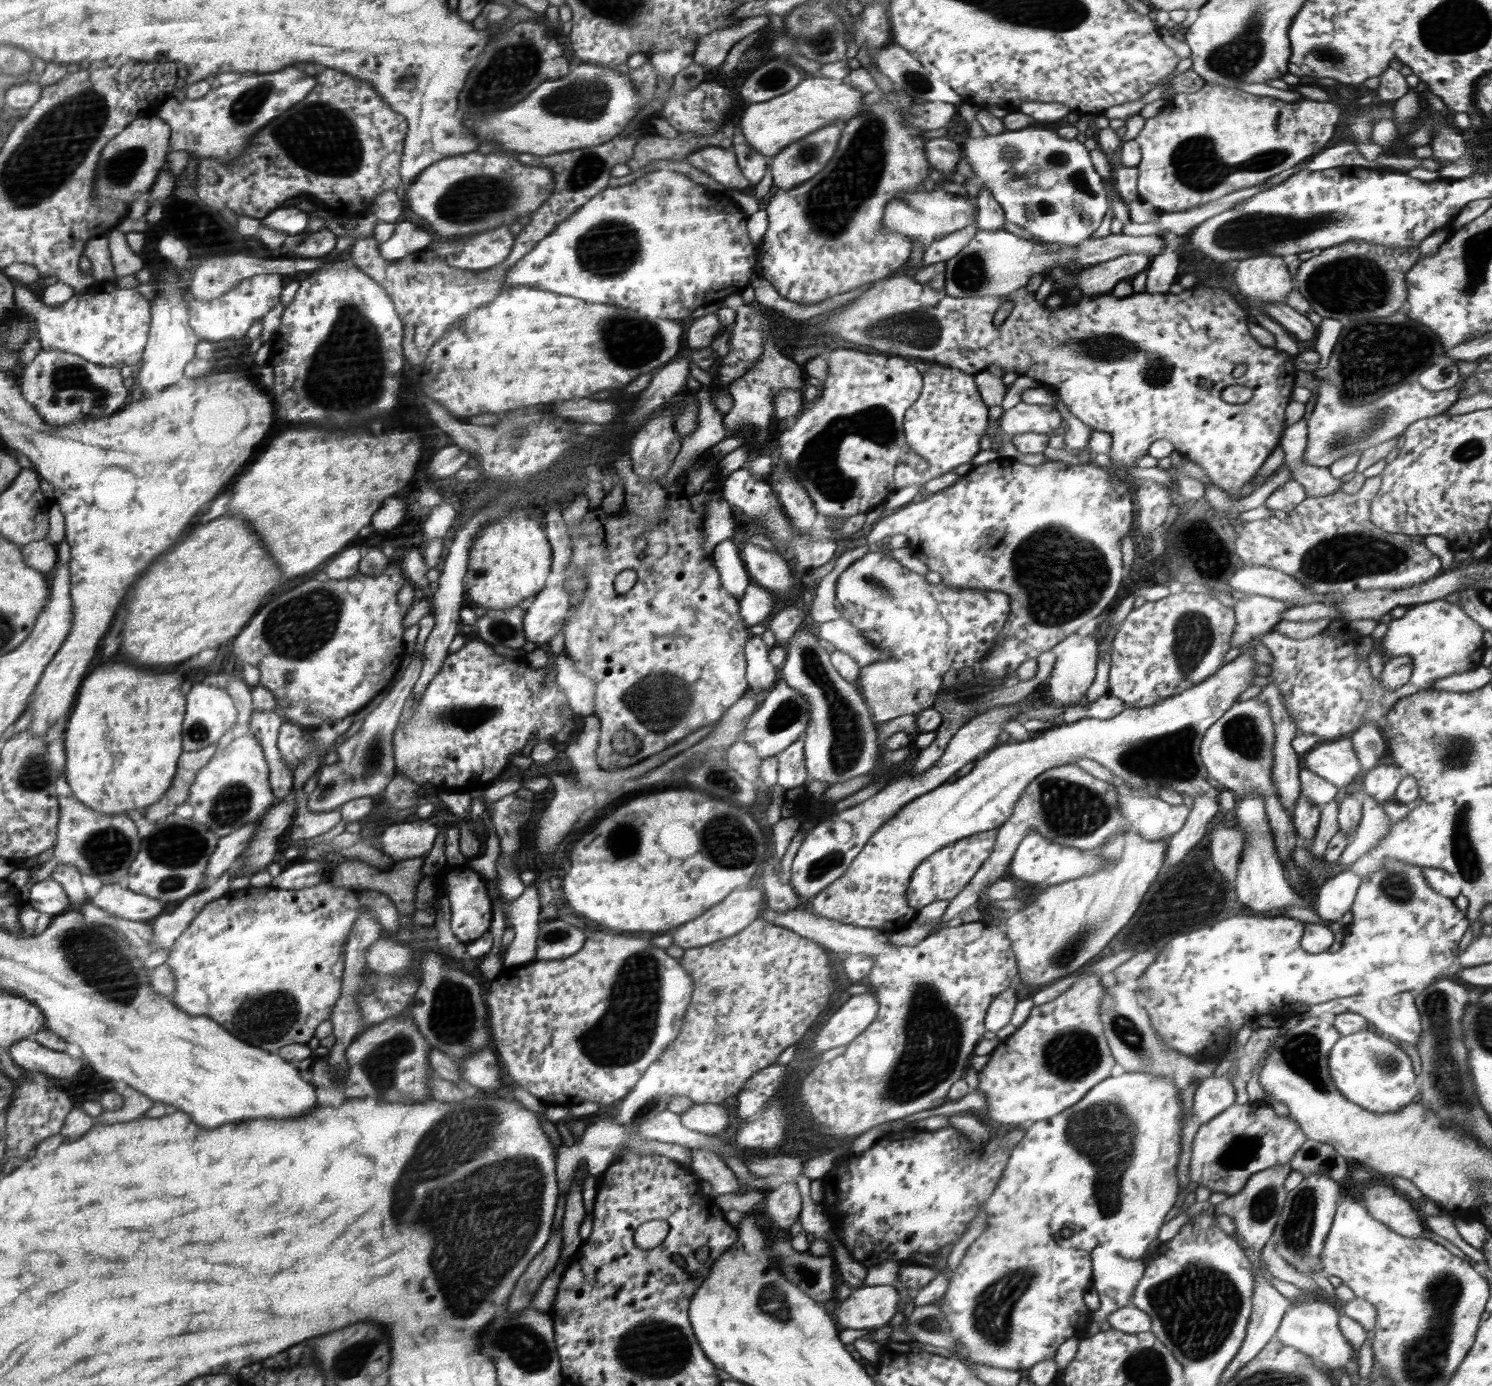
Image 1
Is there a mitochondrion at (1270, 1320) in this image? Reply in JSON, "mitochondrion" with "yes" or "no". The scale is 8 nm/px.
{"mitochondrion":"no"}

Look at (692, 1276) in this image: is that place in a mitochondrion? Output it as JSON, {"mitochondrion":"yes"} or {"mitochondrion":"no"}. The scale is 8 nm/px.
{"mitochondrion":"no"}

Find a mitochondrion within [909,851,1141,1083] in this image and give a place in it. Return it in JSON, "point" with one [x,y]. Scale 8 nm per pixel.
{"point":[1074,946]}

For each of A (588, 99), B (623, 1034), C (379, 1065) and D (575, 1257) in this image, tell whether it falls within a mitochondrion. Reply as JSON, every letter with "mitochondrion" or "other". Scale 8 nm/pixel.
{"A":"mitochondrion","B":"mitochondrion","C":"mitochondrion","D":"other"}

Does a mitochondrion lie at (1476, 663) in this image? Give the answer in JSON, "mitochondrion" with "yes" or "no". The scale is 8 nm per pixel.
{"mitochondrion":"no"}

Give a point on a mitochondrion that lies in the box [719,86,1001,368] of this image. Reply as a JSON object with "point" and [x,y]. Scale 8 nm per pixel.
{"point":[829,207]}

